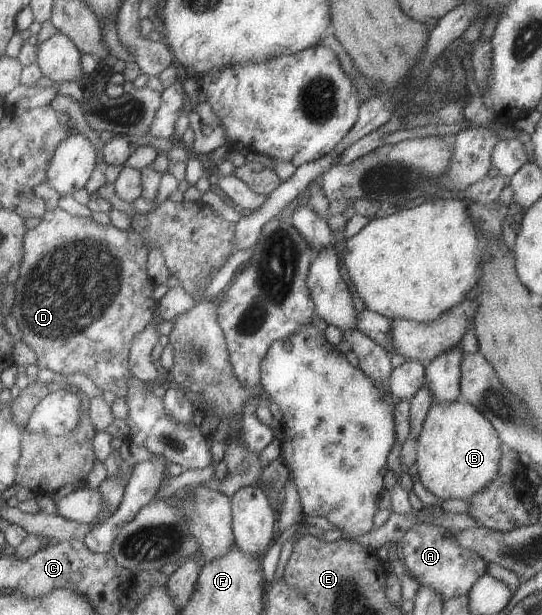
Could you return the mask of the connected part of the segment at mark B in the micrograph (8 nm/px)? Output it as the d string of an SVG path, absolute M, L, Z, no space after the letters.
M462 397L449 403L432 403L416 438L415 463L424 488L438 498L467 499L488 486L498 474L502 442L494 427L475 406Z

